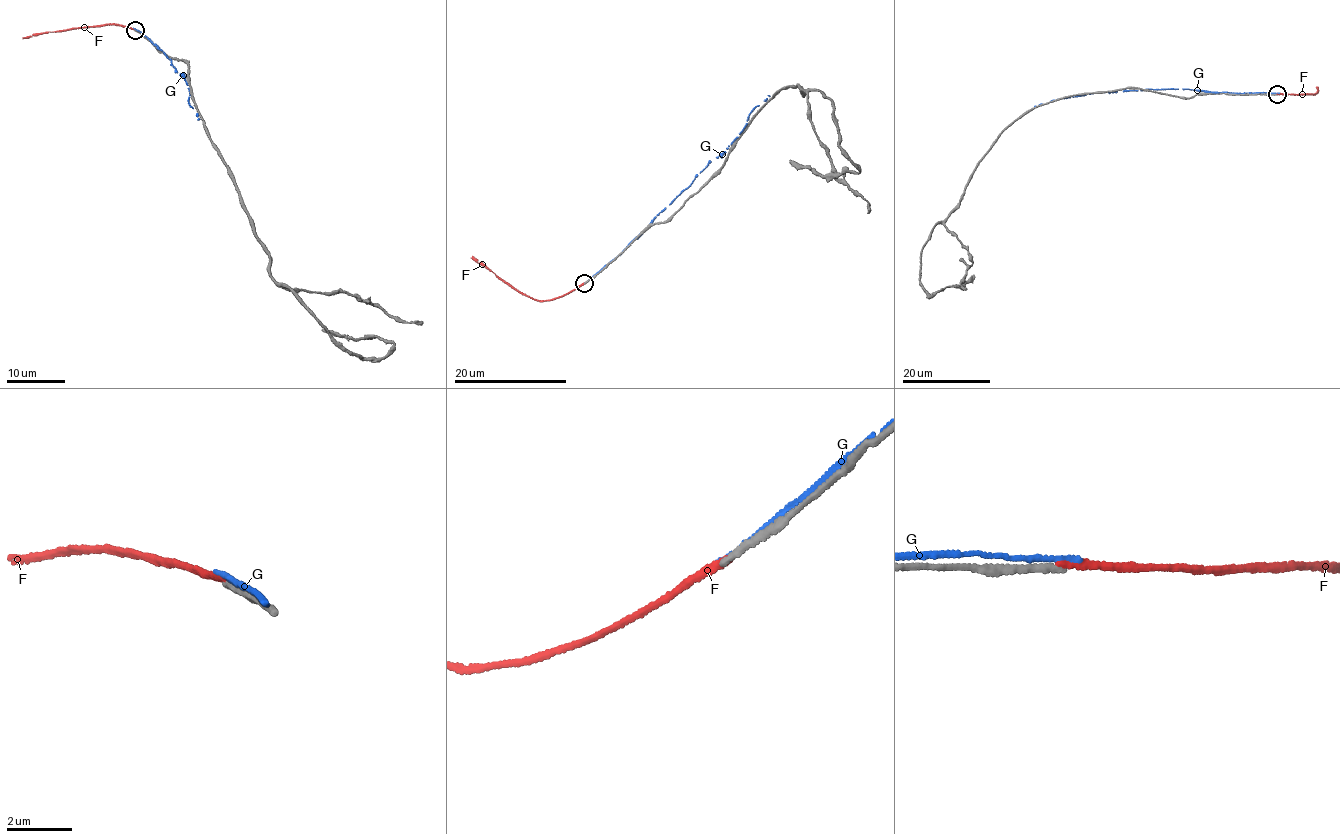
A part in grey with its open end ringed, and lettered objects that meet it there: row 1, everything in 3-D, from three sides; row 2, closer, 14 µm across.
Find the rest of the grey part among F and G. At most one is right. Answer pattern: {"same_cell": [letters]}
{"same_cell": []}

